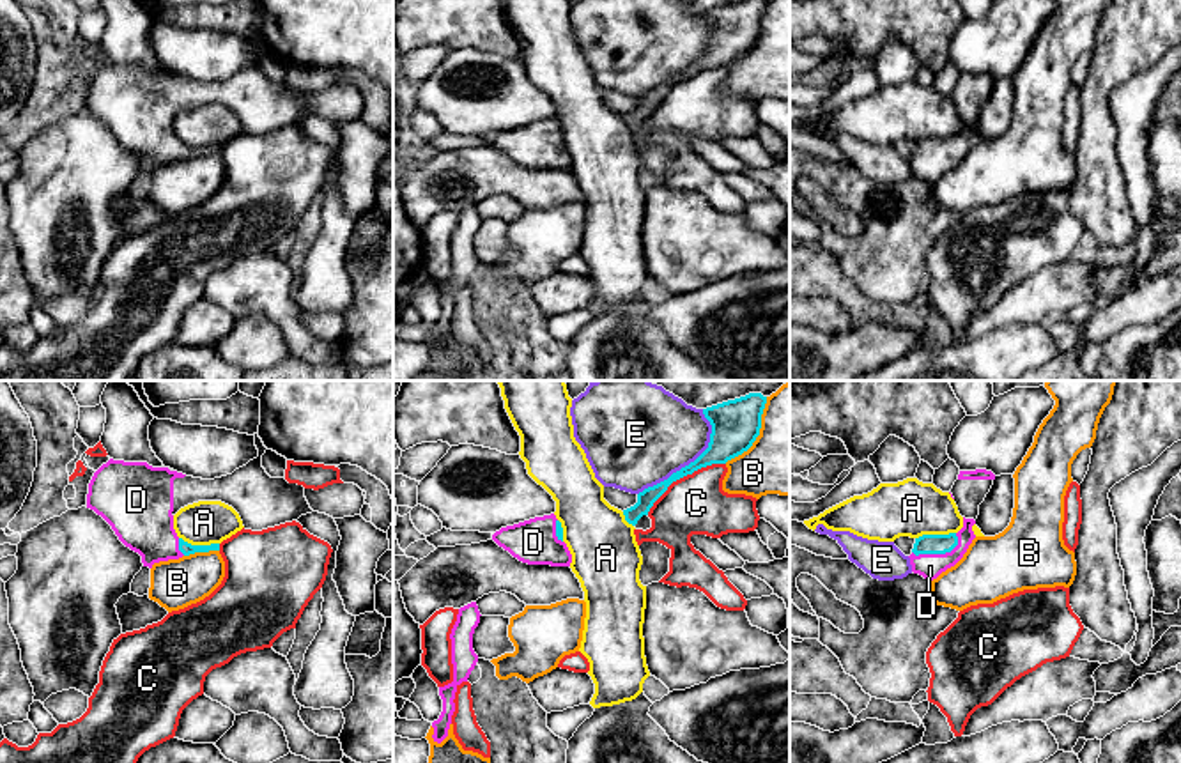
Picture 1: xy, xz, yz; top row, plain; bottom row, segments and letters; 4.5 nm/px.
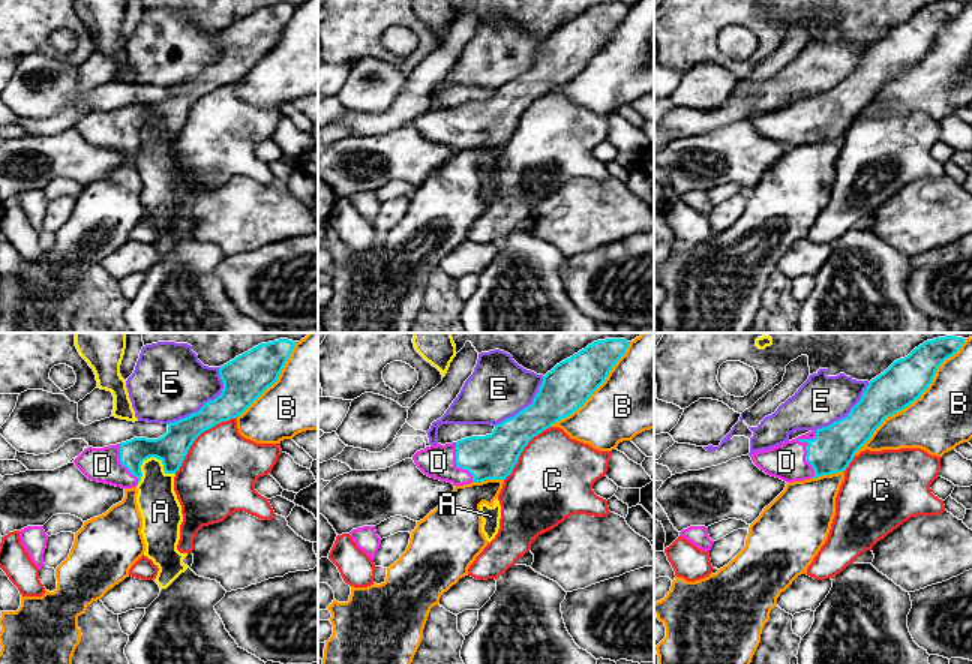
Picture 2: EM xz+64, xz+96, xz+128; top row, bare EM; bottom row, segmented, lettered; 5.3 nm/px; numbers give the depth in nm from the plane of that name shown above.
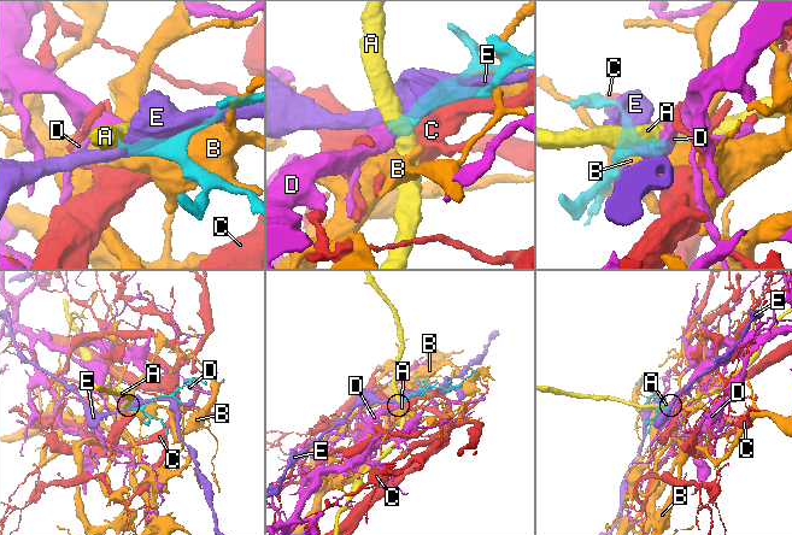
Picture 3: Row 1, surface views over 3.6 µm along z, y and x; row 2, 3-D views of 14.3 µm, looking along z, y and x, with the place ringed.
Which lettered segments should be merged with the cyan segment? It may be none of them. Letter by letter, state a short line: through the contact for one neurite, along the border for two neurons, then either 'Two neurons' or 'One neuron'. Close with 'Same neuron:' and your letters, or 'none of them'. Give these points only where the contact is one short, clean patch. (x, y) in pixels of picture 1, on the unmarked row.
A: Line: xy (179, 140), (192, 147), (218, 147). Two neurons
B: Two neurons
C: Two neurons
D: Line: yz (928, 147), (937, 156), (930, 163), (930, 170). One neuron
E: Two neurons
Same neuron: D

